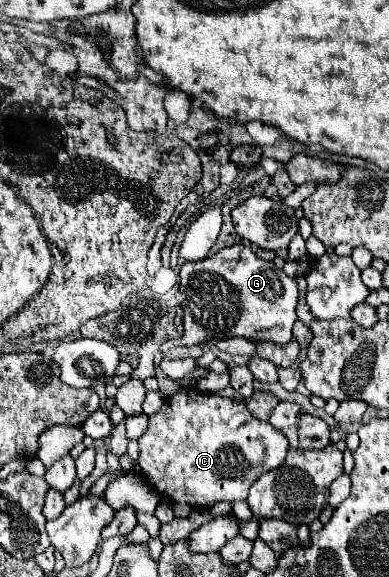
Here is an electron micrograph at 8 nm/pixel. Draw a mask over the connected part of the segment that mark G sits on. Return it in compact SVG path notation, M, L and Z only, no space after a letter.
M248 242L228 246L214 256L208 256L200 262L188 262L180 272L180 306L184 310L184 346L206 344L212 340L226 340L230 336L244 336L254 340L272 340L286 344L292 338L292 326L296 322L296 304L298 304L298 286L284 270L278 270L274 262L262 260L252 252Z

